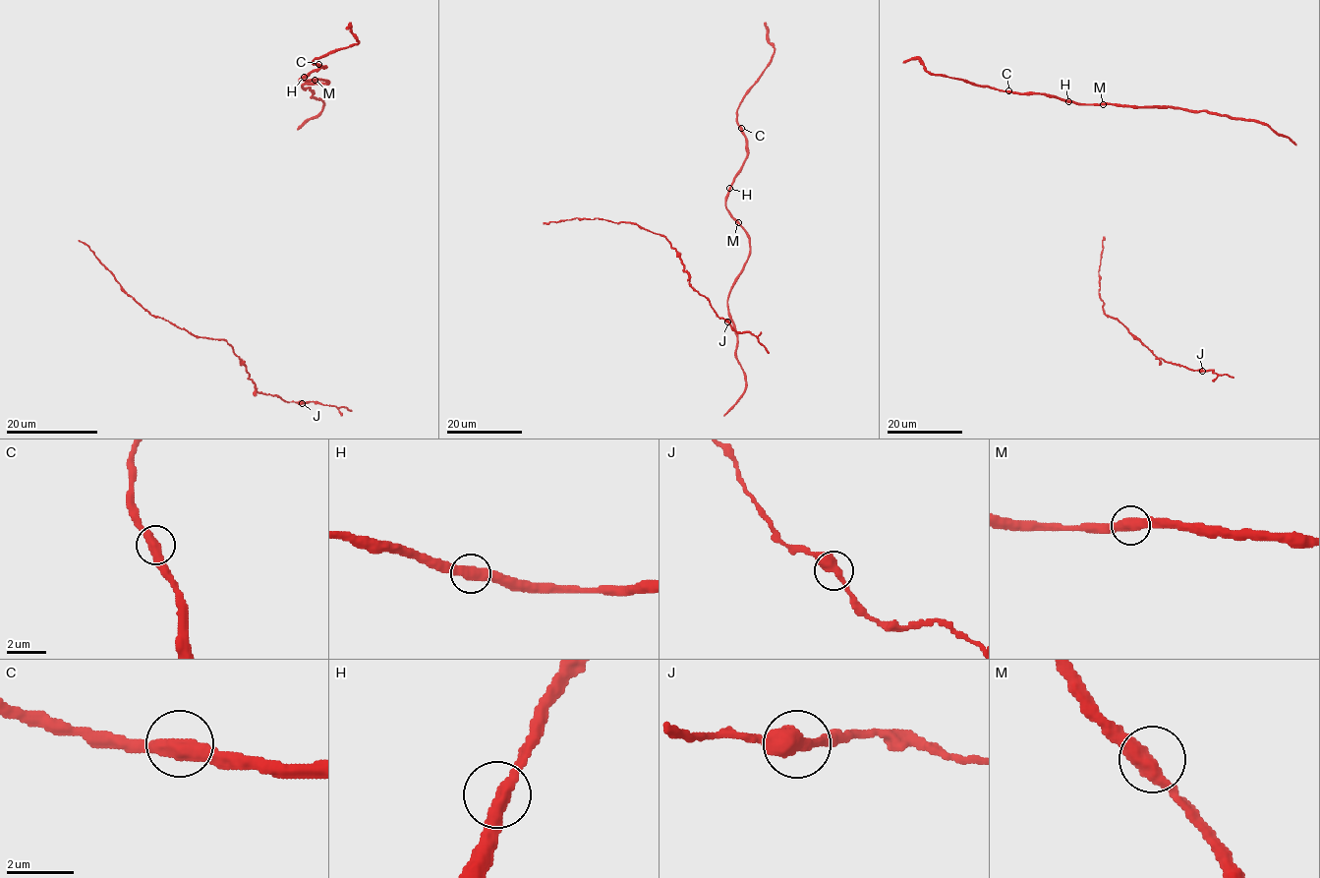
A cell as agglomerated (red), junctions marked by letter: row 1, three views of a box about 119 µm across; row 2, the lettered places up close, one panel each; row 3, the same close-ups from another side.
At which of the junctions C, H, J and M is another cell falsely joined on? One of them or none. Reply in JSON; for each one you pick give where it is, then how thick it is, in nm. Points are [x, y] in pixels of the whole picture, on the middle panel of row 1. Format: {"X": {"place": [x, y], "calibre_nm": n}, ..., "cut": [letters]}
{"cut": []}

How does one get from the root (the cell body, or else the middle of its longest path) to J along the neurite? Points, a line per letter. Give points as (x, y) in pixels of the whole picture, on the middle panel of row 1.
J: (552, 222), (602, 218), (635, 223), (662, 235), (677, 252), (690, 285), (728, 322)

